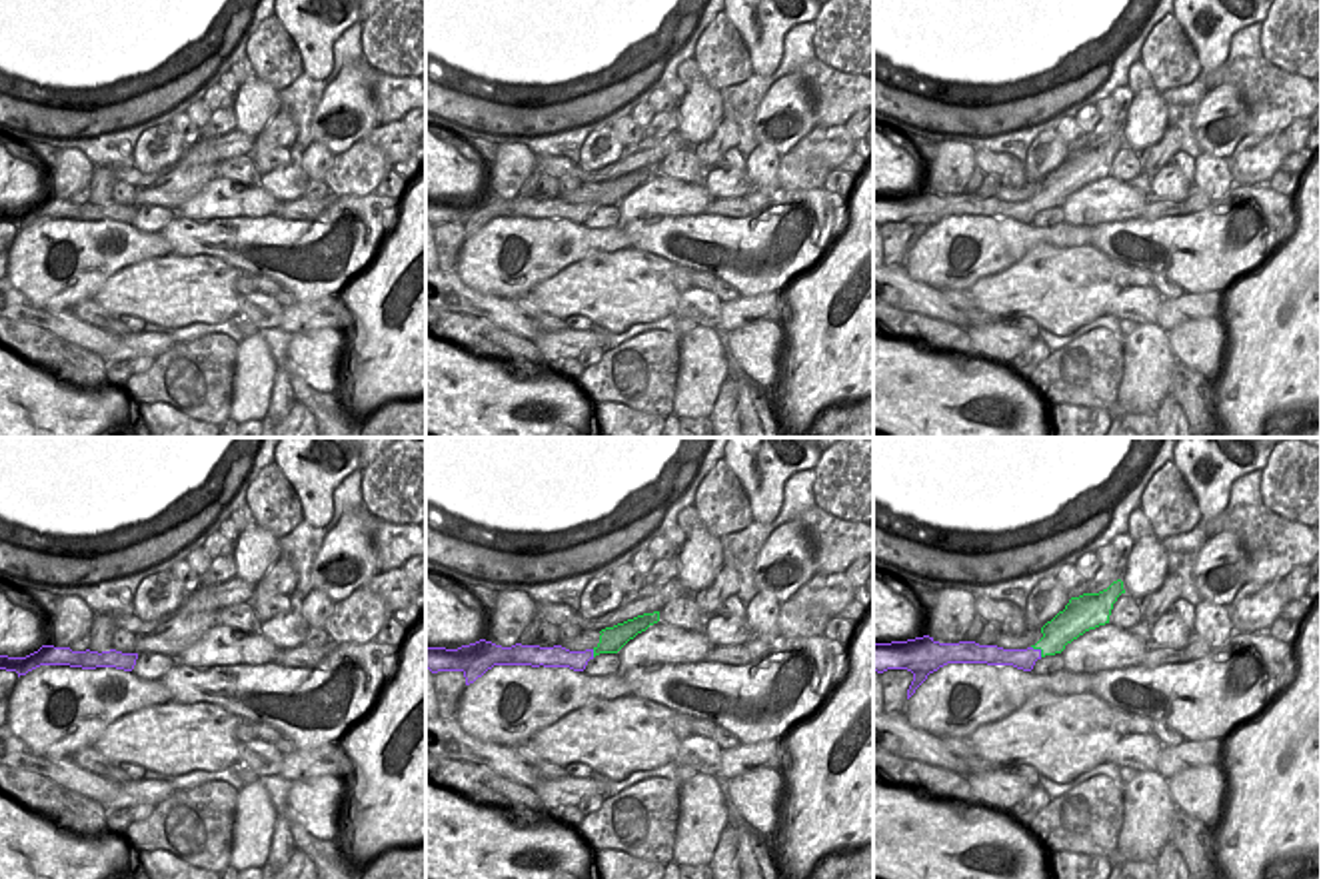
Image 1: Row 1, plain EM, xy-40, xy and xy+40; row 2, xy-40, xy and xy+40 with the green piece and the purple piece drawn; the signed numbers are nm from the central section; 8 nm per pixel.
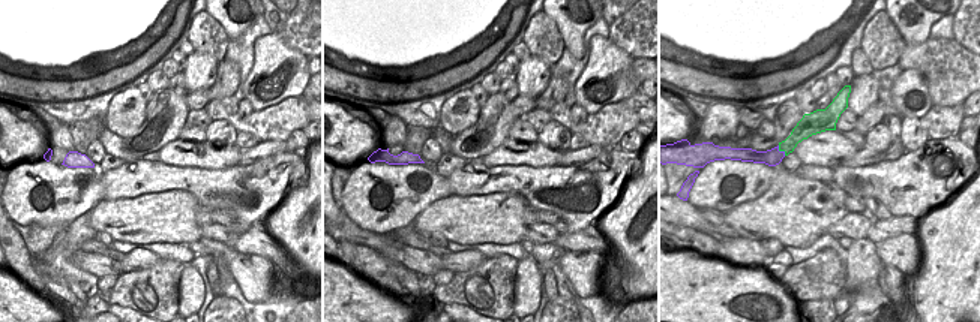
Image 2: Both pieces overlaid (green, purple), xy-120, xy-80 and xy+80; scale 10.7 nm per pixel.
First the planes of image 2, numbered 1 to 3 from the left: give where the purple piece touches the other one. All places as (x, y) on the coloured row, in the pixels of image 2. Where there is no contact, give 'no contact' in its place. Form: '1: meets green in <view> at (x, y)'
1: no contact
2: no contact
3: meets green in xy+80 at (781, 150)

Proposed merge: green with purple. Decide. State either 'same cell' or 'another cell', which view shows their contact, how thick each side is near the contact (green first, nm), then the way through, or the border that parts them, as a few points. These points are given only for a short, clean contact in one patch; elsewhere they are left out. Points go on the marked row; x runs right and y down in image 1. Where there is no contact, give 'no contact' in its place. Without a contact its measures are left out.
another cell; contact in xy+40; calibres 240 and 160 nm

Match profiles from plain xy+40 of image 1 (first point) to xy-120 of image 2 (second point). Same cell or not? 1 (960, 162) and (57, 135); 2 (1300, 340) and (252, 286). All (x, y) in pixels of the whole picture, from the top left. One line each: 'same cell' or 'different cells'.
1: same cell
2: different cells

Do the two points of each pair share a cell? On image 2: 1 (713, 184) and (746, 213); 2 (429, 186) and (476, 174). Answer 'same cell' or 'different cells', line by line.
1: different cells
2: different cells

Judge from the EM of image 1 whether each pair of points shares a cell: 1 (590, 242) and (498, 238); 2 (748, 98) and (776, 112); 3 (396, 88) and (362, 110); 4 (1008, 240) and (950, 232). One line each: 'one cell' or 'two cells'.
1: one cell
2: two cells
3: two cells
4: one cell

